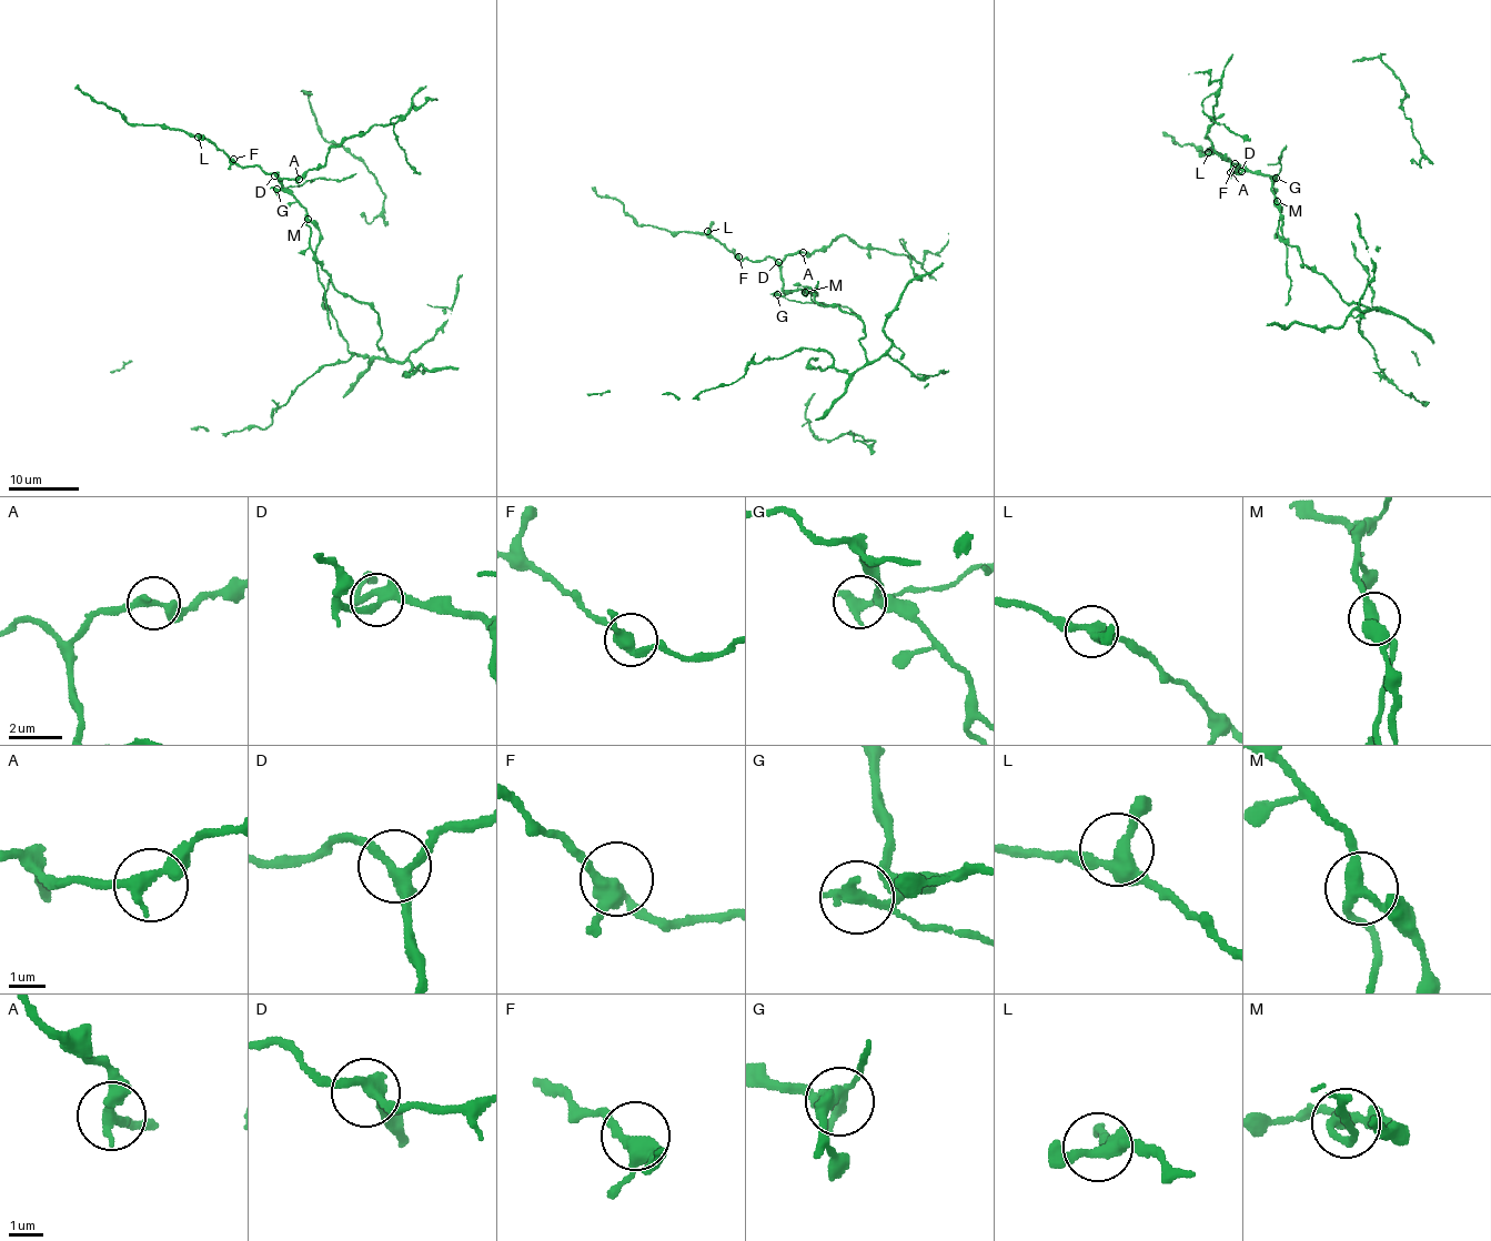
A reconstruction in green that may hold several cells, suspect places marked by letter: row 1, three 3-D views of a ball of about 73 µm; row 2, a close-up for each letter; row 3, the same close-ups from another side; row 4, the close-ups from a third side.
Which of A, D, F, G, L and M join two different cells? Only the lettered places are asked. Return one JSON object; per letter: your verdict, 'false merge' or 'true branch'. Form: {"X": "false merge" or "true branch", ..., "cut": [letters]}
{"A": "true branch", "D": "true branch", "F": "true branch", "G": "false merge", "L": "true branch", "M": "false merge", "cut": ["G", "M"]}

